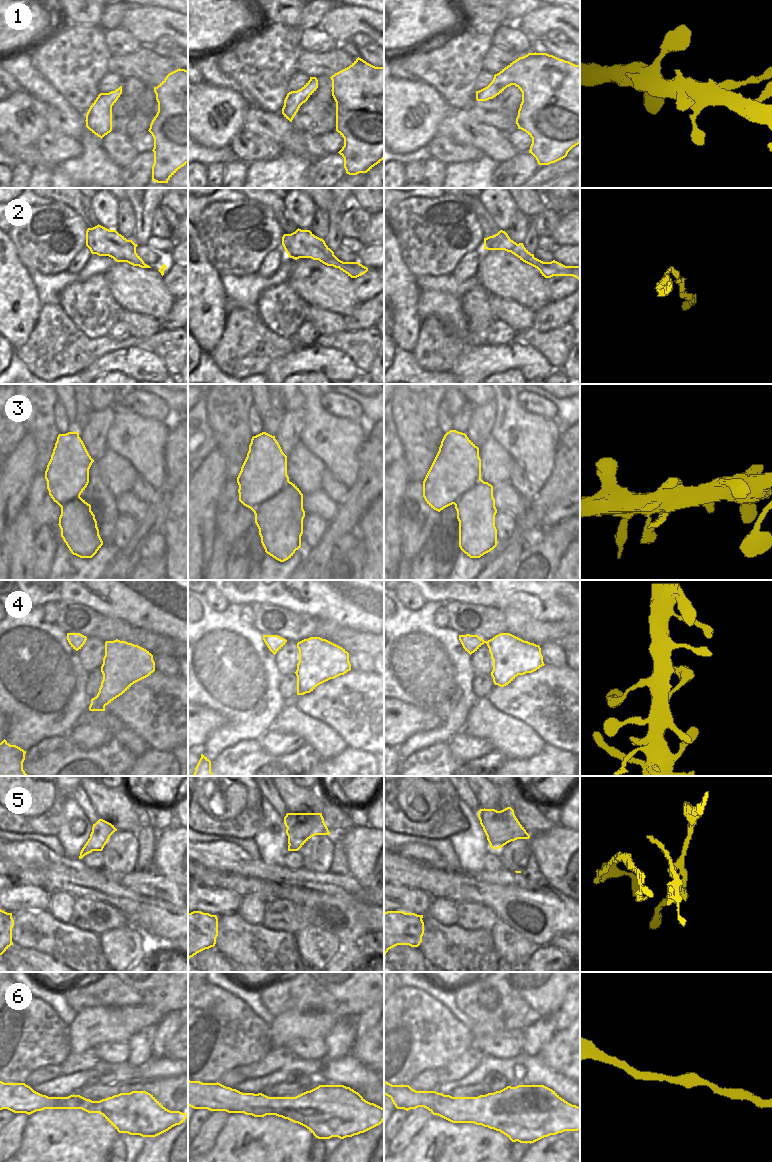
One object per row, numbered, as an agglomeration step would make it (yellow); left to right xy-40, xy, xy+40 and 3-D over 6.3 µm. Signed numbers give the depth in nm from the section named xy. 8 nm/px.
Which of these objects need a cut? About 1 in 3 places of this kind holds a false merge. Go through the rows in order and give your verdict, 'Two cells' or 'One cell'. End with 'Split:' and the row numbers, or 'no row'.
1: One cell
2: One cell
3: One cell
4: One cell
5: Two cells
6: One cell
Split: 5

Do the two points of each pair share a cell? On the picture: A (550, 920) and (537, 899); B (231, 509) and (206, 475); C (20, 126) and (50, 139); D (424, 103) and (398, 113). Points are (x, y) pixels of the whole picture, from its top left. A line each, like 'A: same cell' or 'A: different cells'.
A: same cell
B: different cells
C: different cells
D: same cell

